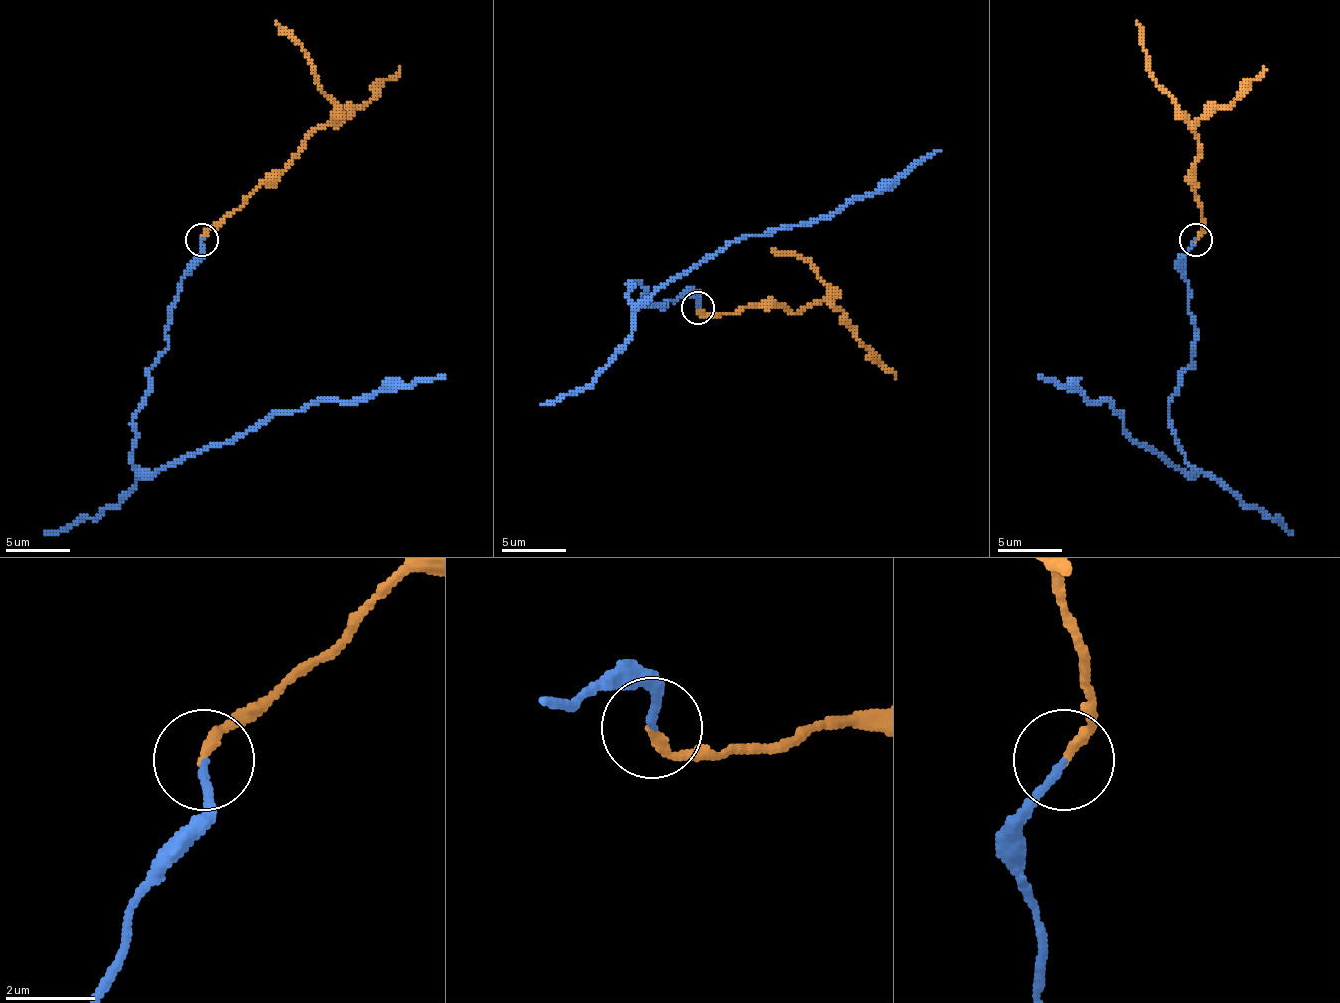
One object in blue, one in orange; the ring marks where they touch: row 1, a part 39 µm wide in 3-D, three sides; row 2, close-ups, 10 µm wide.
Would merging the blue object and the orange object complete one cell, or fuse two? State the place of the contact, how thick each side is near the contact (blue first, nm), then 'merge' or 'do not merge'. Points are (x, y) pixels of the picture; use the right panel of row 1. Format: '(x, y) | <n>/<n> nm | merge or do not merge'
(1196, 239) | 170/220 nm | merge

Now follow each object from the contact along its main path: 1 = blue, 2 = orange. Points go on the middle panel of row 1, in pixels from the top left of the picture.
1: (697, 307), (697, 297), (661, 307), (632, 281), (635, 304), (746, 235), (801, 225), (889, 190), (941, 151)
2: (697, 307), (710, 317), (765, 307), (798, 313), (827, 294), (830, 287), (804, 258), (772, 248)

